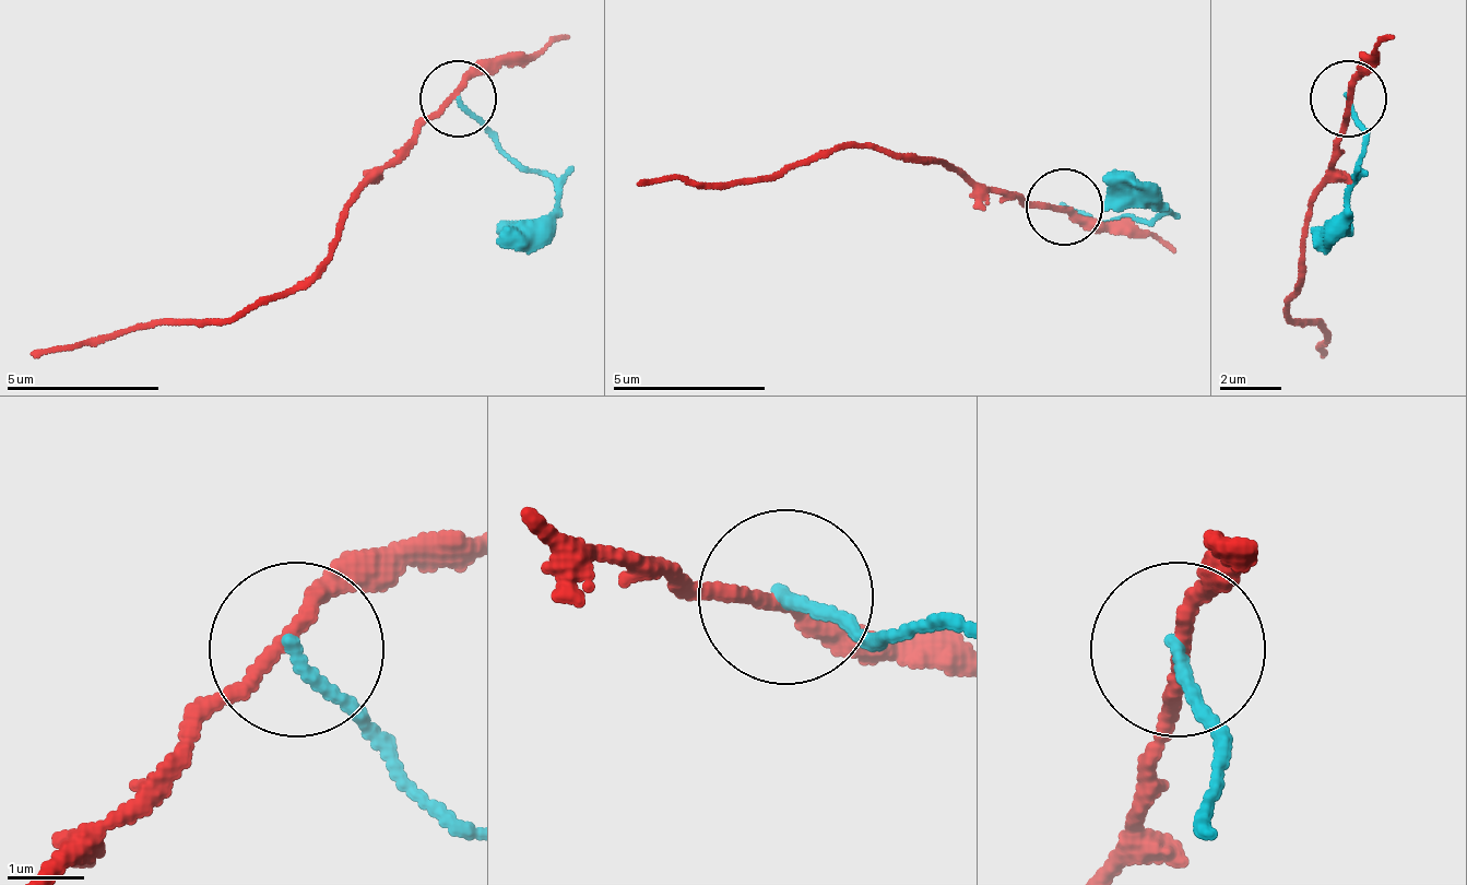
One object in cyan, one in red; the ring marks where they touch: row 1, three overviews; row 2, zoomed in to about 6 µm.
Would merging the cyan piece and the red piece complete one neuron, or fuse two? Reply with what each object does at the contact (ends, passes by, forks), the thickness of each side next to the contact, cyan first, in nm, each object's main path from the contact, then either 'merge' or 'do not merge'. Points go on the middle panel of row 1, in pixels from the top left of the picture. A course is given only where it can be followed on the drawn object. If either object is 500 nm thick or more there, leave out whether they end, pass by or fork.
cyan ends | red passes by | 160/180 nm | cyan via (1063, 204), (1132, 220), (1162, 204), (1101, 175) | red via (1063, 204), (1002, 198), (941, 160), (895, 152), (833, 152), (749, 183), (635, 183) | do not merge

